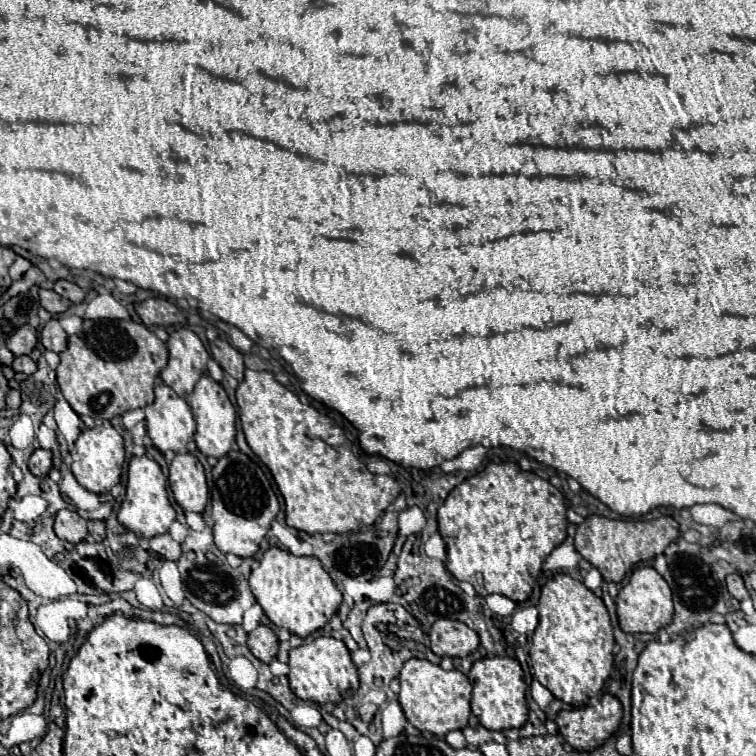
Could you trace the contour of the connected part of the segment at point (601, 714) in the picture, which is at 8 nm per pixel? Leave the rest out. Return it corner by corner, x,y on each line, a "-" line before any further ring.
604,693
596,705
560,711
556,725
560,735
576,751
594,751
618,729
620,719
620,701
614,695

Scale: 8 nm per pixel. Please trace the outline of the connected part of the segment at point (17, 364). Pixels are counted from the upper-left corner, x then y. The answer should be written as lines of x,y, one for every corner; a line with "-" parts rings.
27,355
20,356
12,361
12,369
26,373
26,375
32,375
32,373
36,373
36,363

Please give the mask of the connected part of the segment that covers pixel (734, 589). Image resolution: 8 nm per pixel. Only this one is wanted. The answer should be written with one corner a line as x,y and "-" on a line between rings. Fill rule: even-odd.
728,575
728,577
726,577
726,583
728,583
728,591
730,591
730,595
736,597
738,601
750,597
748,589
744,587
744,579
742,579
740,575

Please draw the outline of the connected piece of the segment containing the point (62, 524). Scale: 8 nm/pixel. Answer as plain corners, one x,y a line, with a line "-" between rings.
62,509
56,513
54,519
54,531
60,539
70,541
70,543
80,543
88,537
88,521
82,519
76,511
72,509

